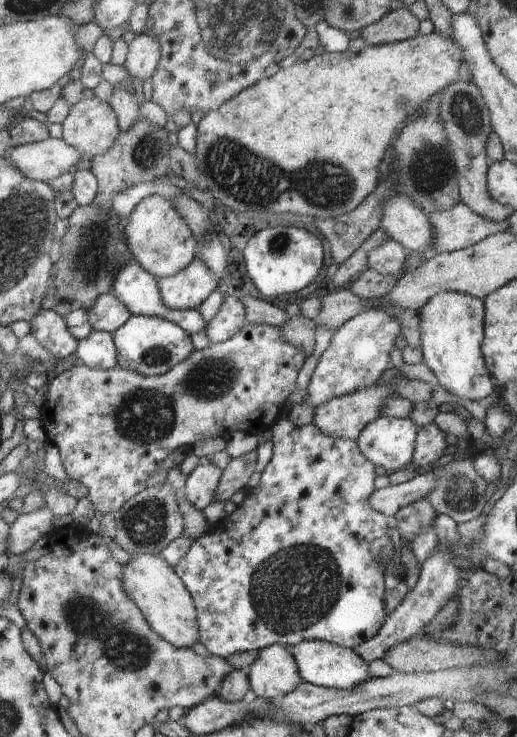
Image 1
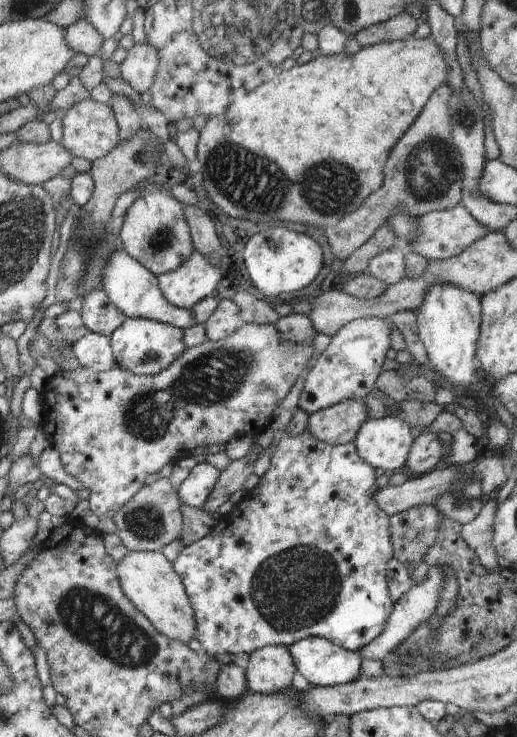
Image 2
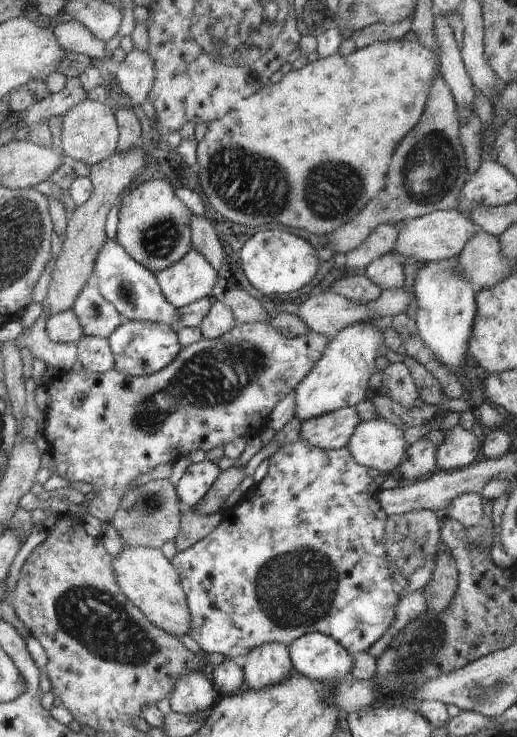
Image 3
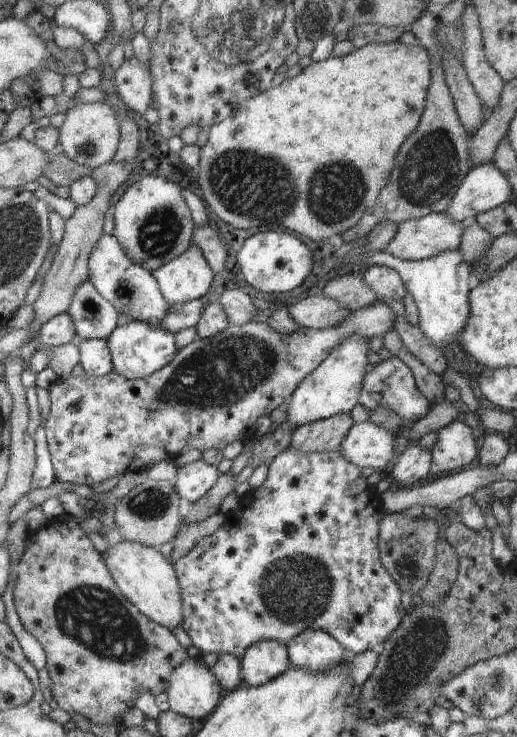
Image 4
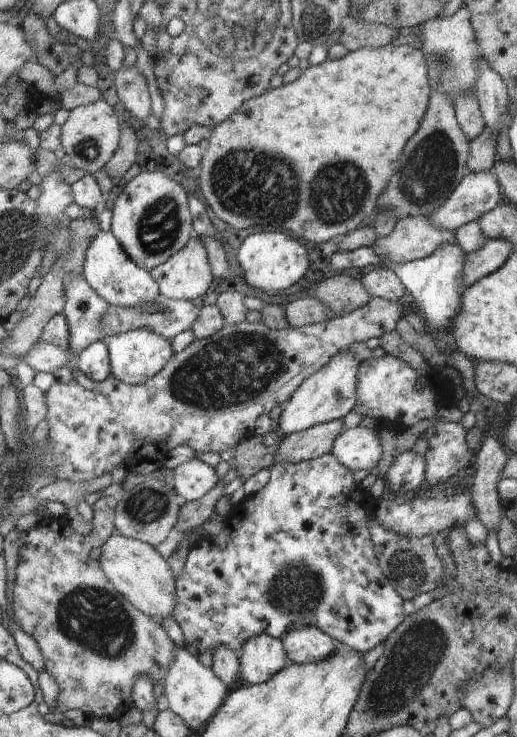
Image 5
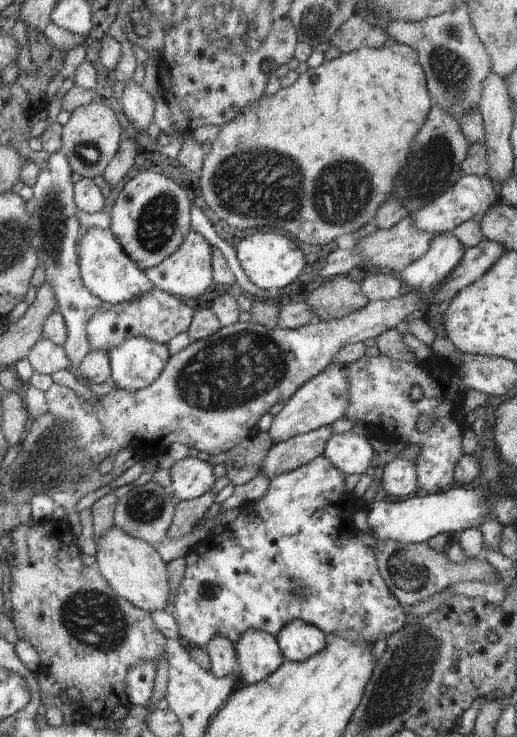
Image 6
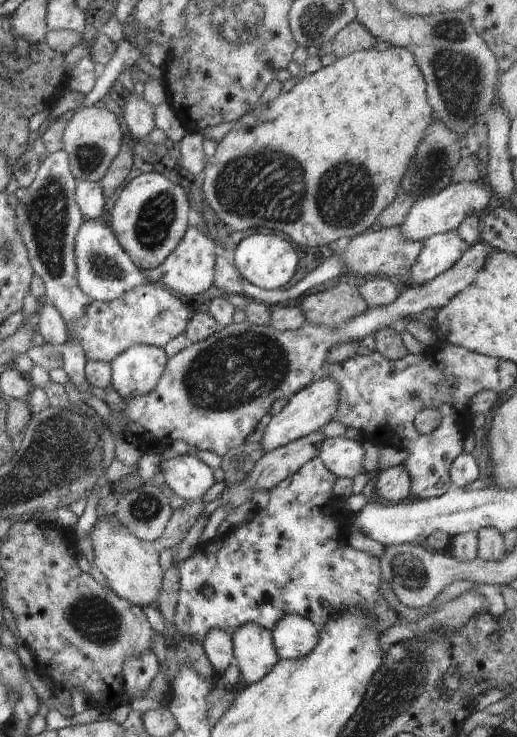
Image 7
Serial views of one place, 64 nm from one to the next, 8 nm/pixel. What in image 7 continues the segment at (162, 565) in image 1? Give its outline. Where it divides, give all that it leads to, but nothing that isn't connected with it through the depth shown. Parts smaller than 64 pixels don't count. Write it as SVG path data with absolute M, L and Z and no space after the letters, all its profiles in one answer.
M99 518L91 528L91 548L93 548L93 564L99 568L99 572L105 576L107 584L111 586L111 592L115 592L119 598L143 608L151 606L157 608L157 598L163 582L163 570L159 564L159 552L151 542L143 542L135 538L125 526L115 518Z

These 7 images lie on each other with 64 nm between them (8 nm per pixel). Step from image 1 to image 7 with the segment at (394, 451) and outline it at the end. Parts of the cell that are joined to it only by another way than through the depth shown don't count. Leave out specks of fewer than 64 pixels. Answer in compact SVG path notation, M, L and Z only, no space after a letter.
M333 438L333 440L323 440L317 452L317 458L323 460L323 466L335 474L337 478L353 478L357 474L363 472L363 444L361 442L353 442L353 440L345 440L341 438Z

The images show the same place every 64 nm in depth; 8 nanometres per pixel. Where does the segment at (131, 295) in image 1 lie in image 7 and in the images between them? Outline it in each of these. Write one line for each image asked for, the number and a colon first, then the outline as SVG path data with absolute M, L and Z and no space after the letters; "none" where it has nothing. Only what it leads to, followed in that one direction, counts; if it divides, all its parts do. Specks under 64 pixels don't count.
2: M121 248L109 254L101 272L103 272L101 290L111 300L111 304L115 304L119 308L119 312L123 312L125 318L145 318L145 320L153 320L153 322L163 322L163 324L179 328L181 332L187 328L193 328L197 324L197 322L193 322L191 310L179 310L179 308L173 308L171 304L167 304L159 292L157 278L153 274L149 274L143 266L139 266L135 260L131 260Z
3: M107 240L101 250L95 256L93 262L93 274L97 278L97 292L105 302L109 302L117 314L123 316L123 320L129 322L155 322L165 324L173 332L179 332L179 312L173 308L163 296L157 286L155 274L149 274L145 268L141 268L137 262L133 262L119 246L117 242Z
4: M101 236L101 240L93 246L87 262L87 282L91 282L97 294L113 304L117 312L129 316L133 322L161 320L167 312L167 300L163 298L157 280L149 270L131 262L113 236Z
5: M97 232L87 250L85 250L85 262L83 262L83 276L81 276L89 288L101 296L109 306L119 306L119 308L137 308L141 304L151 304L155 302L159 288L151 274L143 268L139 268L119 246L115 236L111 232Z
6: M85 228L77 240L77 258L81 284L93 298L99 298L103 304L121 304L131 300L133 296L141 296L153 290L151 280L131 262L131 258L123 252L111 230Z
7: M85 220L75 236L75 280L79 290L89 296L93 302L111 302L119 298L121 294L145 284L143 274L139 268L131 262L131 258L125 254L125 250L119 246L119 240L111 232L111 228L105 222L97 220Z

